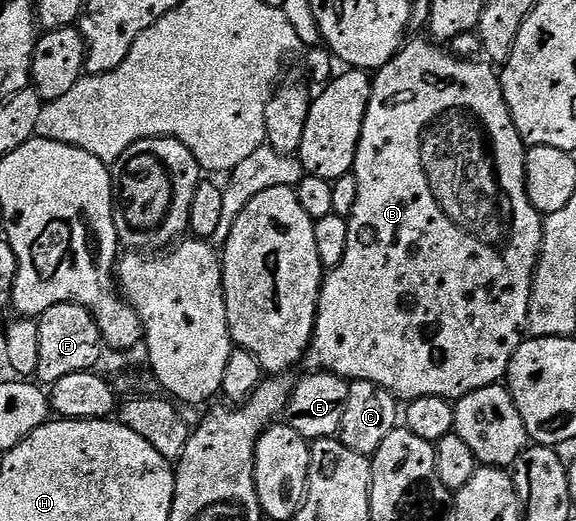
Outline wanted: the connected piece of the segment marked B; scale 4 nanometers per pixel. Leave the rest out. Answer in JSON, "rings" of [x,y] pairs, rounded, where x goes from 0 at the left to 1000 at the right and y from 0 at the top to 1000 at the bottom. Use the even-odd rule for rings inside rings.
{"rings":[[[710,79],[707,86],[696,94],[693,104],[682,107],[682,111],[670,121],[661,134],[651,136],[646,150],[646,182],[642,184],[642,203],[632,225],[632,236],[628,238],[628,261],[625,263],[625,274],[622,276],[622,292],[618,294],[618,315],[615,321],[615,332],[618,338],[618,351],[622,353],[622,384],[615,384],[615,399],[611,411],[602,420],[604,436],[608,438],[608,453],[601,461],[601,491],[594,491],[594,507],[575,512],[564,524],[563,545],[556,553],[556,580],[549,585],[549,628],[542,639],[542,660],[535,666],[535,678],[531,681],[533,708],[542,714],[561,714],[566,718],[583,718],[590,726],[601,726],[611,733],[641,733],[642,737],[656,737],[663,745],[670,745],[684,758],[691,768],[714,768],[719,764],[731,764],[733,760],[760,760],[762,764],[774,764],[780,768],[797,768],[807,764],[816,752],[830,752],[830,745],[844,745],[845,741],[863,739],[880,720],[882,701],[885,691],[892,683],[892,676],[899,676],[903,662],[913,655],[913,635],[917,630],[917,601],[920,599],[920,576],[924,557],[924,534],[929,530],[931,505],[938,495],[938,476],[943,468],[943,441],[944,428],[941,424],[941,413],[936,411],[927,399],[927,392],[920,392],[920,376],[913,369],[913,322],[910,321],[910,299],[913,294],[913,282],[910,271],[903,267],[903,255],[899,246],[892,238],[892,230],[885,223],[885,207],[878,200],[875,190],[875,179],[868,167],[868,152],[863,136],[845,117],[840,119],[804,119],[799,111],[790,111],[785,104],[776,104],[773,90],[764,84],[752,84],[743,81],[715,81]],[[708,488],[729,488],[729,491],[743,491],[750,499],[736,499],[729,507],[747,507],[750,511],[750,572],[722,572],[726,580],[705,580],[705,572],[712,568],[701,568],[694,572],[694,580],[667,580],[653,560],[656,572],[635,572],[635,560],[622,564],[622,534],[625,534],[625,518],[628,526],[635,526],[632,518],[632,491],[708,491]]]}

